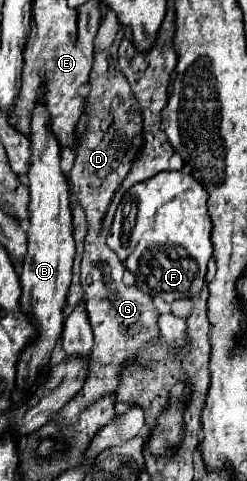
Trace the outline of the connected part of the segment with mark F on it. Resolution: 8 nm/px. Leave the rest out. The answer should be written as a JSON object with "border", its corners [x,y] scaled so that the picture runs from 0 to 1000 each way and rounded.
{"border":[[[648,356],[599,376],[575,376],[510,397],[470,435],[429,505],[543,568],[567,605],[607,617],[656,617],[672,630],[704,630],[721,622],[761,622],[777,609],[818,601],[834,551],[858,534],[850,484],[858,459],[834,439],[834,393],[777,364],[753,364],[737,356]]]}

